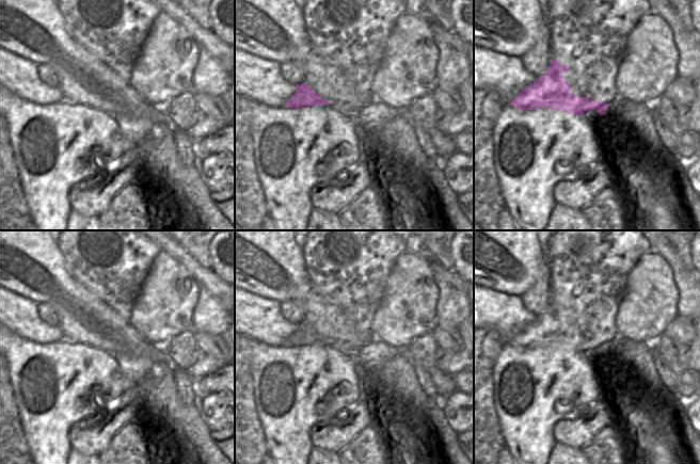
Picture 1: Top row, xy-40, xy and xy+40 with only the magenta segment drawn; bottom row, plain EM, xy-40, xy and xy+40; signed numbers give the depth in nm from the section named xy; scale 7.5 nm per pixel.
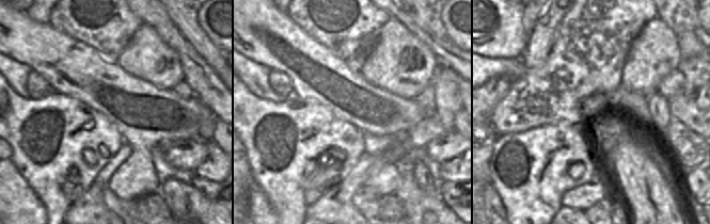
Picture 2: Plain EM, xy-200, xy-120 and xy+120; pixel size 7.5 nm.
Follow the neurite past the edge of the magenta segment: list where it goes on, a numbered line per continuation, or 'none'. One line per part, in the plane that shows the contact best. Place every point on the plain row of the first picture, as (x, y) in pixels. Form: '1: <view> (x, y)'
none

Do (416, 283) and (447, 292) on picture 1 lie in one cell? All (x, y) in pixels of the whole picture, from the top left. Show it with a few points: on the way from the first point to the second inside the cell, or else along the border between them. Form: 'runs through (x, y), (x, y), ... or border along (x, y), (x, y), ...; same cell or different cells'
border along (430, 267), (439, 290), (435, 315); different cells

